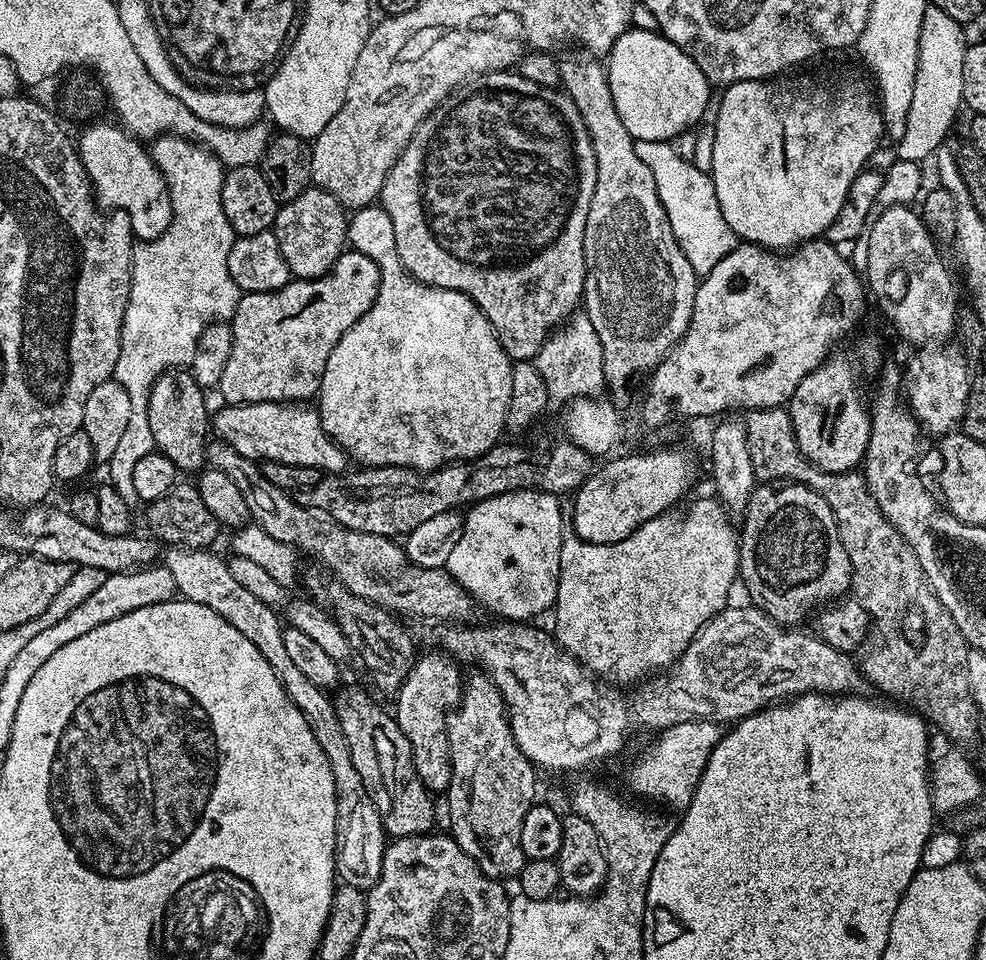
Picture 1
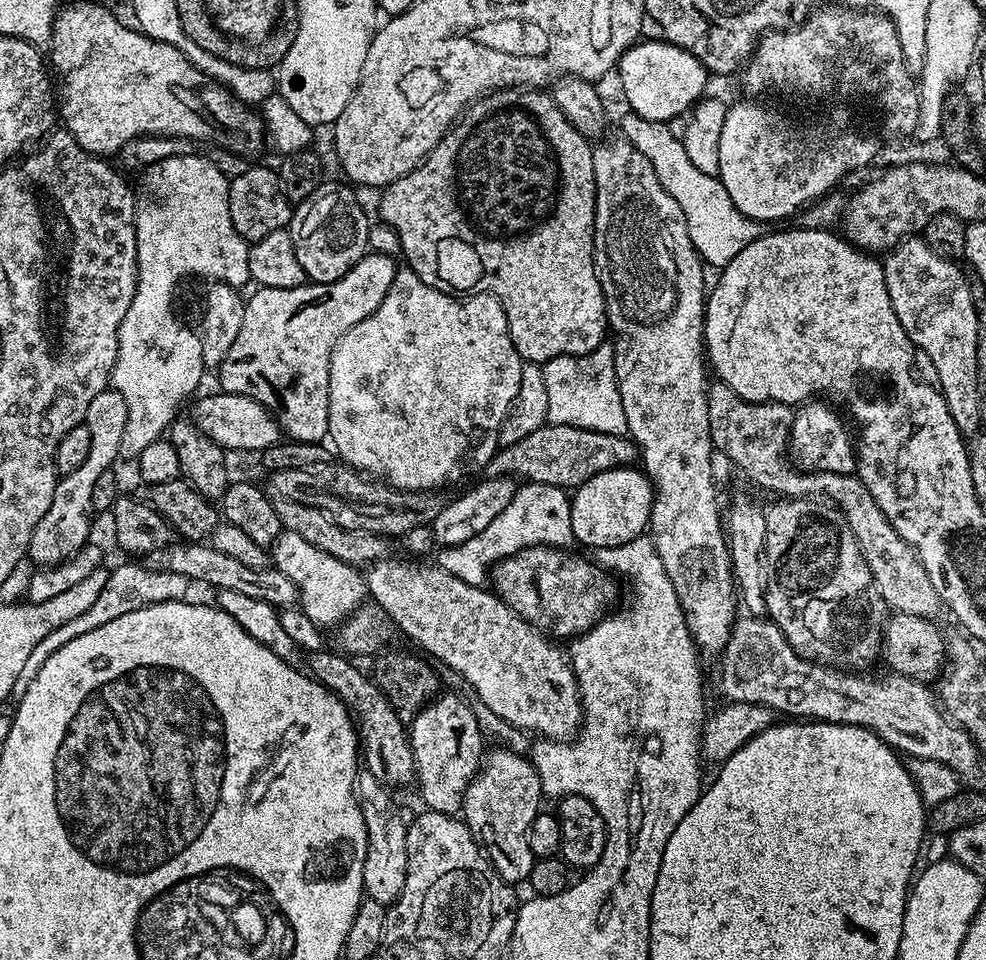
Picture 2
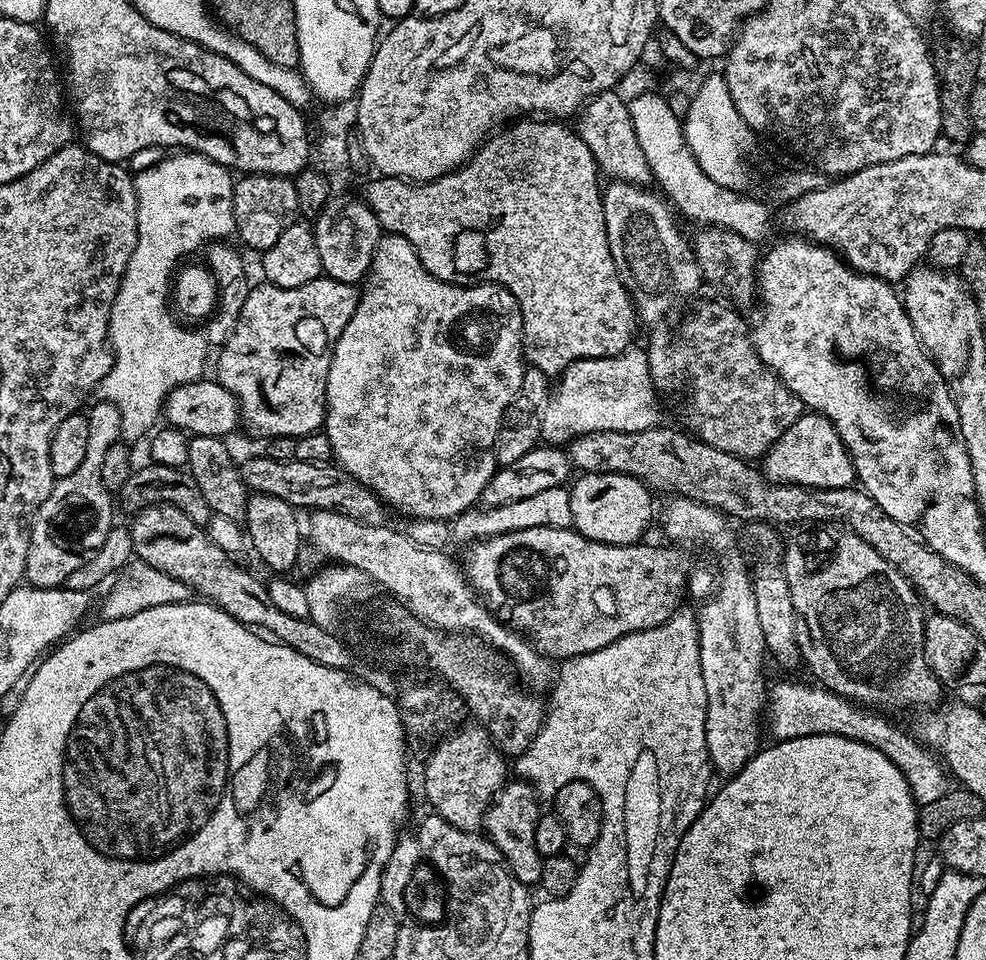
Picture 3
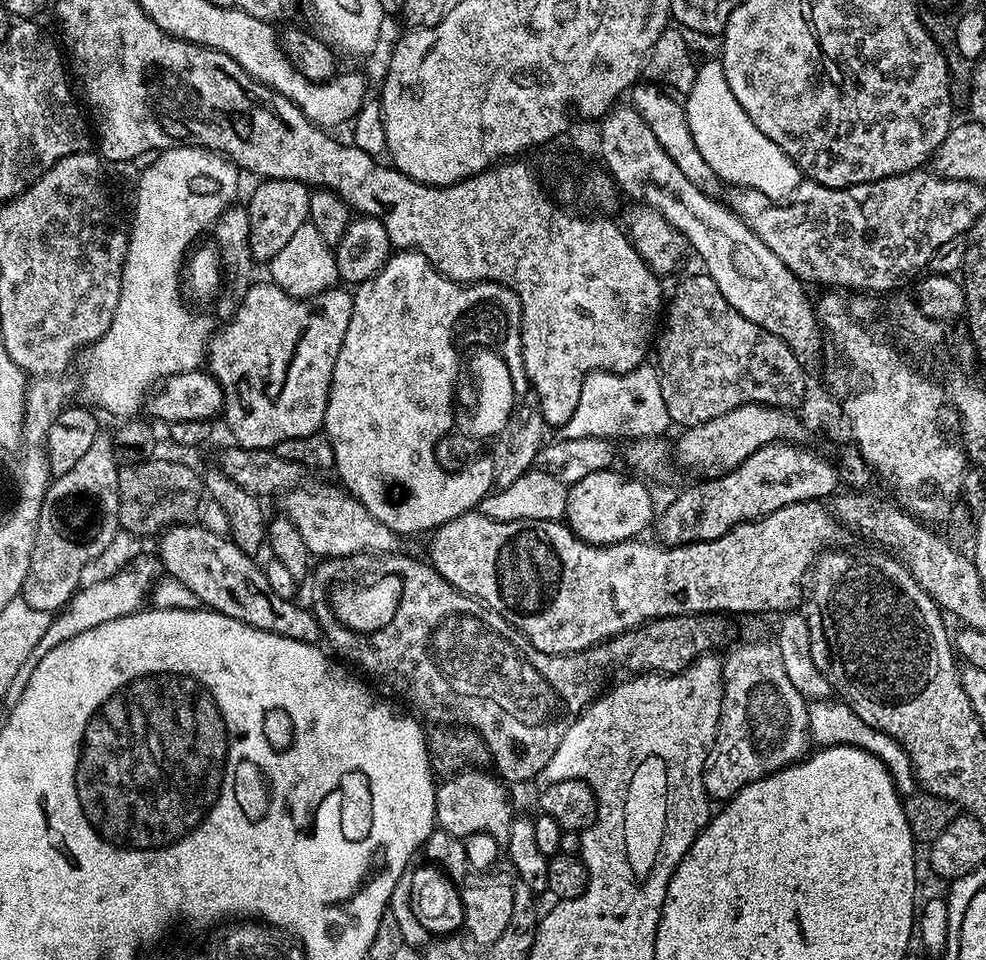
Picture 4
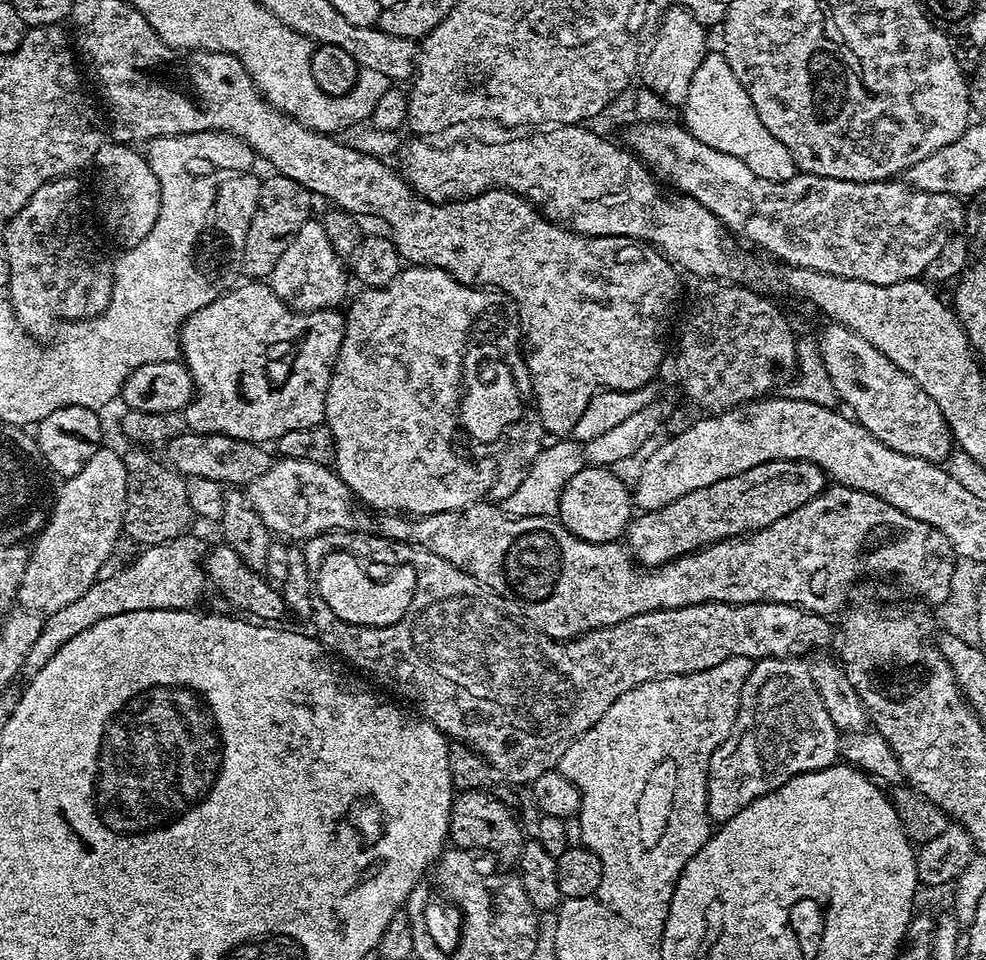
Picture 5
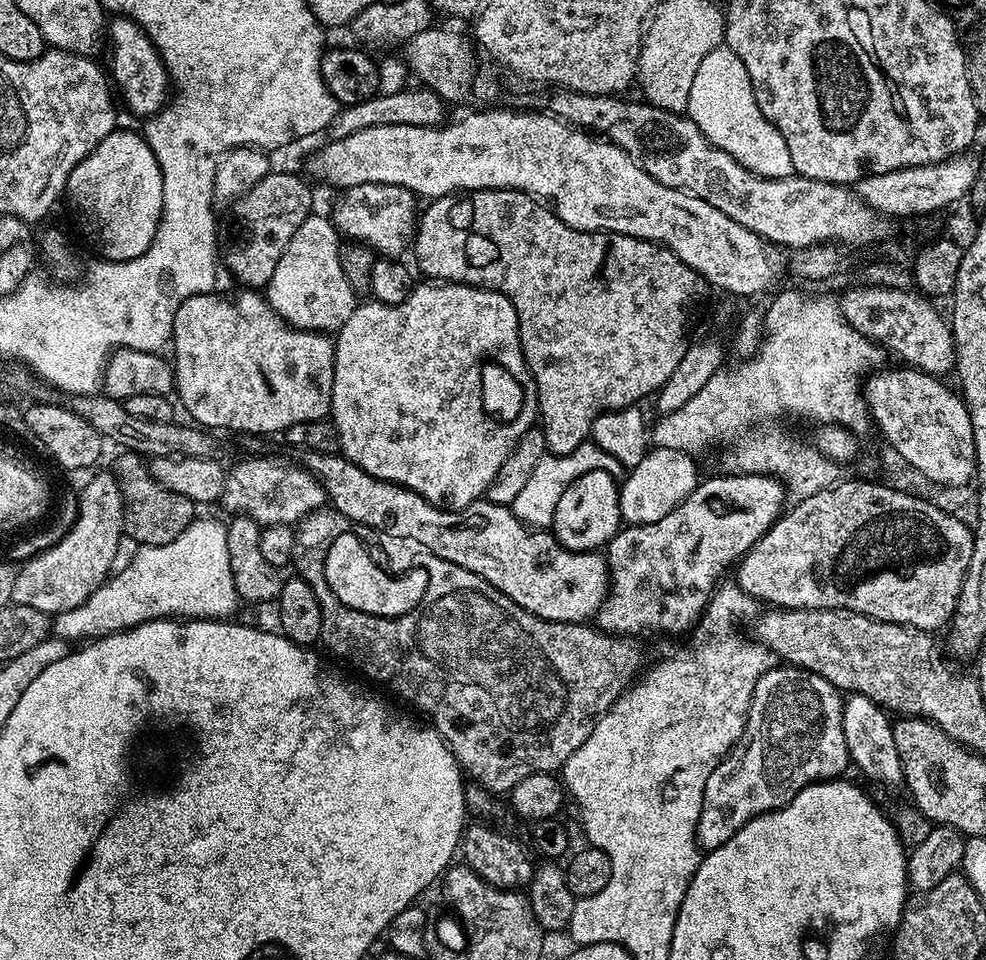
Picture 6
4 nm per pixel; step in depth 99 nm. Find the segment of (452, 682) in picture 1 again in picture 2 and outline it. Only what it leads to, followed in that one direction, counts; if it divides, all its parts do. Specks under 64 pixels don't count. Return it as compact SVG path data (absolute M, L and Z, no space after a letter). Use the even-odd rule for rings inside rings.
M452 694L442 696L425 704L419 714L410 721L412 756L416 759L414 780L417 785L420 783L420 796L424 799L425 809L456 814L463 809L466 790L472 785L472 780L482 767L486 756L486 737L480 732L479 724L469 707L458 702L458 698Z

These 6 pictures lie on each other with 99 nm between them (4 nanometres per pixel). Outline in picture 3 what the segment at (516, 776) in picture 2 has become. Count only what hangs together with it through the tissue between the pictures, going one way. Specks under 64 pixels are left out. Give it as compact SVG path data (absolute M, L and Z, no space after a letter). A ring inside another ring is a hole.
M512 778L496 793L489 804L483 831L488 831L492 844L501 852L503 863L518 882L529 886L539 885L542 878L542 862L544 857L538 854L538 846L534 846L534 829L538 826L538 818L542 814L541 801L532 789L532 785L523 778Z

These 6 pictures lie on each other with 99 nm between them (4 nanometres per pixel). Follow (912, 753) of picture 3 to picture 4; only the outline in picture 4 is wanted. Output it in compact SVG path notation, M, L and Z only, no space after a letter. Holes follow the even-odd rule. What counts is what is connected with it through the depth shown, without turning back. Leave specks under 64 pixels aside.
M836 698L827 700L813 700L808 705L808 735L813 745L820 748L833 748L834 746L854 746L874 754L886 766L890 778L894 782L901 797L907 798L918 790L916 772L912 768L912 760L907 750L899 744L890 734L882 730L874 730L874 726L866 726L858 714L850 710L850 706Z

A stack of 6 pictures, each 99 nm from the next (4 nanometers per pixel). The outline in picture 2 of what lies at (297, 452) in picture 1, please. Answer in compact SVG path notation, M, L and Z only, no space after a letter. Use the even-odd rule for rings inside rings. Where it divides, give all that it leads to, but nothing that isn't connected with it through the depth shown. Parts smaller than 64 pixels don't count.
M216 390L213 396L202 397L193 406L190 419L193 424L198 426L198 430L202 430L202 434L206 434L206 438L210 438L229 453L253 452L253 454L259 454L264 449L281 443L282 440L276 417L267 408L263 408L249 396L239 396L233 392Z

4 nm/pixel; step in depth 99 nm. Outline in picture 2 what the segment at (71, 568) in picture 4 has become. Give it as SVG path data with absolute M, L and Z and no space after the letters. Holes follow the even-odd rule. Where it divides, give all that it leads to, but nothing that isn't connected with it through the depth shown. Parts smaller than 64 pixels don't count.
M109 386L98 394L98 398L94 398L94 402L90 402L90 410L86 410L84 415L84 425L90 430L90 458L86 458L86 462L82 462L82 466L78 466L78 470L74 470L74 474L69 476L60 476L56 481L56 489L54 490L54 498L50 502L50 510L46 510L46 514L42 514L42 522L38 522L38 526L34 526L34 534L30 538L30 546L28 547L27 559L33 560L36 566L51 566L53 564L61 564L63 560L69 560L71 556L75 556L85 544L89 543L92 532L92 518L94 518L92 493L94 491L94 482L98 482L98 477L103 472L109 471L112 459L120 456L120 447L122 446L122 434L126 430L126 398L122 398L122 394L118 394L115 388Z

